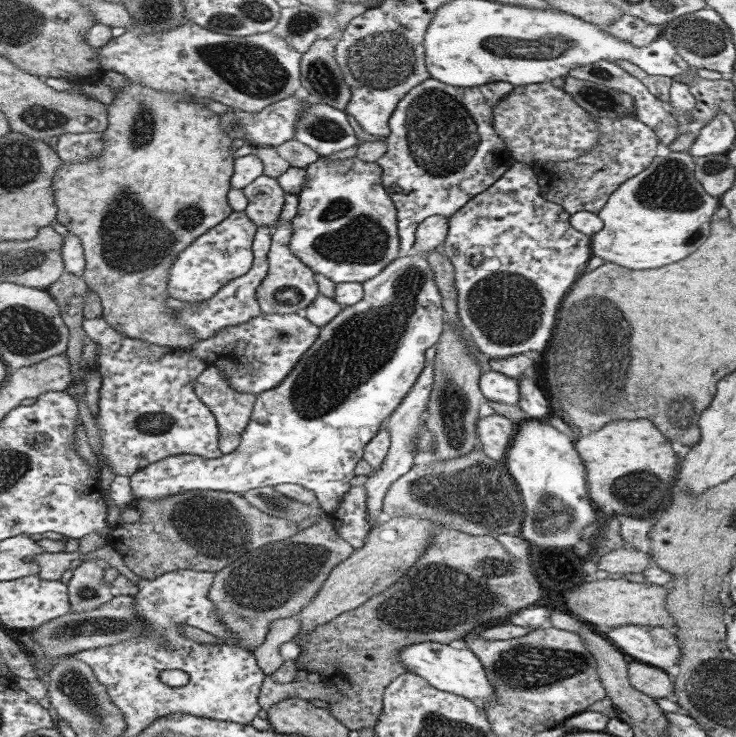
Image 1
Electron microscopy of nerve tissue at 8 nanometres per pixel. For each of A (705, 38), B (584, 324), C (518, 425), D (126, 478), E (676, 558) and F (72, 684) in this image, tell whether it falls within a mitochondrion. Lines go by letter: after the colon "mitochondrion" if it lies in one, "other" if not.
A: mitochondrion
B: mitochondrion
C: other
D: other
E: other
F: mitochondrion

